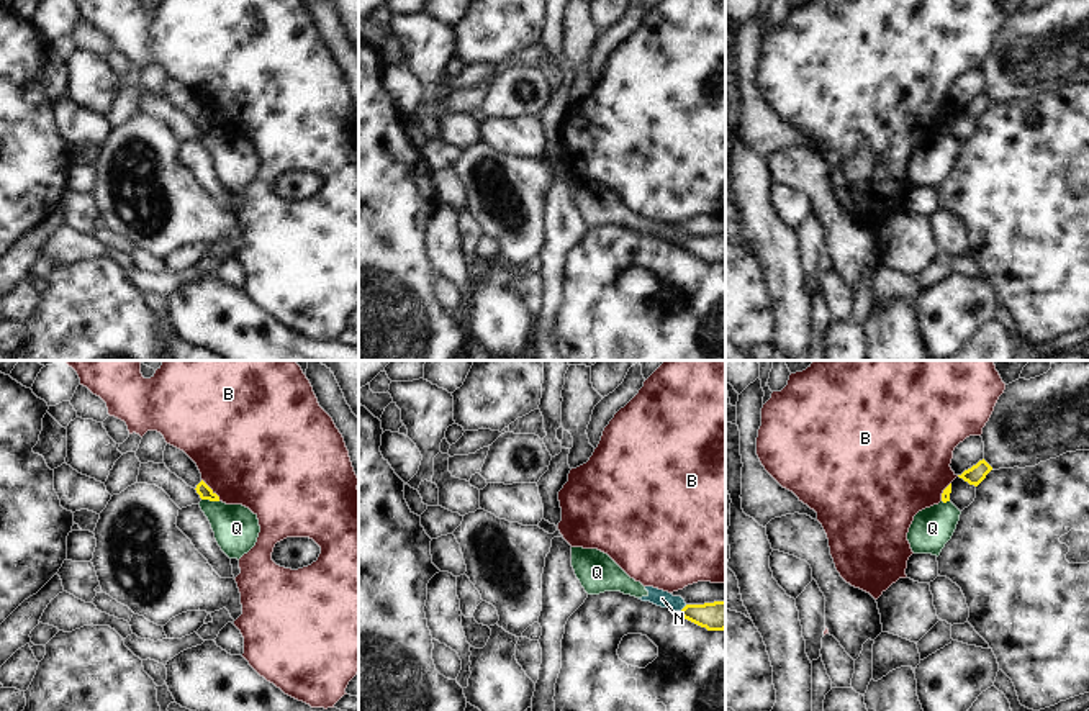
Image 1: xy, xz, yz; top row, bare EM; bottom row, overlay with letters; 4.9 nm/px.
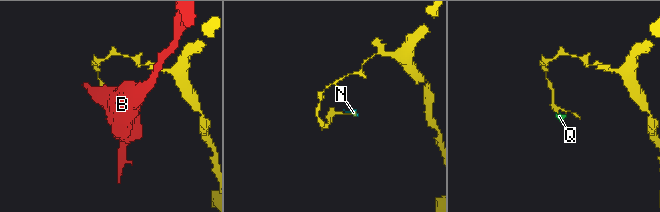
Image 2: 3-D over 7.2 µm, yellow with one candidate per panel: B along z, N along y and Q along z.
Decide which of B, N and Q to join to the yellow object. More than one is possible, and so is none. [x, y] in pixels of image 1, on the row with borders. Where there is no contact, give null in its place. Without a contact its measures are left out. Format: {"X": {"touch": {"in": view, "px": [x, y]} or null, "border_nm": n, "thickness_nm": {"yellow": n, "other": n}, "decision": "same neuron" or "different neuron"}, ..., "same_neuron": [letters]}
{"B": {"touch": {"in": "xy", "px": [212, 490]}, "border_nm": 140, "thickness_nm": {"yellow": 70, "other": 500}, "decision": "different neuron"}, "N": {"touch": {"in": "xz", "px": [683, 608]}, "border_nm": 50, "thickness_nm": {"yellow": 140, "other": 80}, "decision": "different neuron"}, "Q": {"touch": {"in": "xy", "px": [210, 500]}, "border_nm": 90, "thickness_nm": {"yellow": 70, "other": 220}, "decision": "different neuron"}, "same_neuron": []}

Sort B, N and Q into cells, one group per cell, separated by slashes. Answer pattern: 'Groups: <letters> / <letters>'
Groups: B / N Q.

